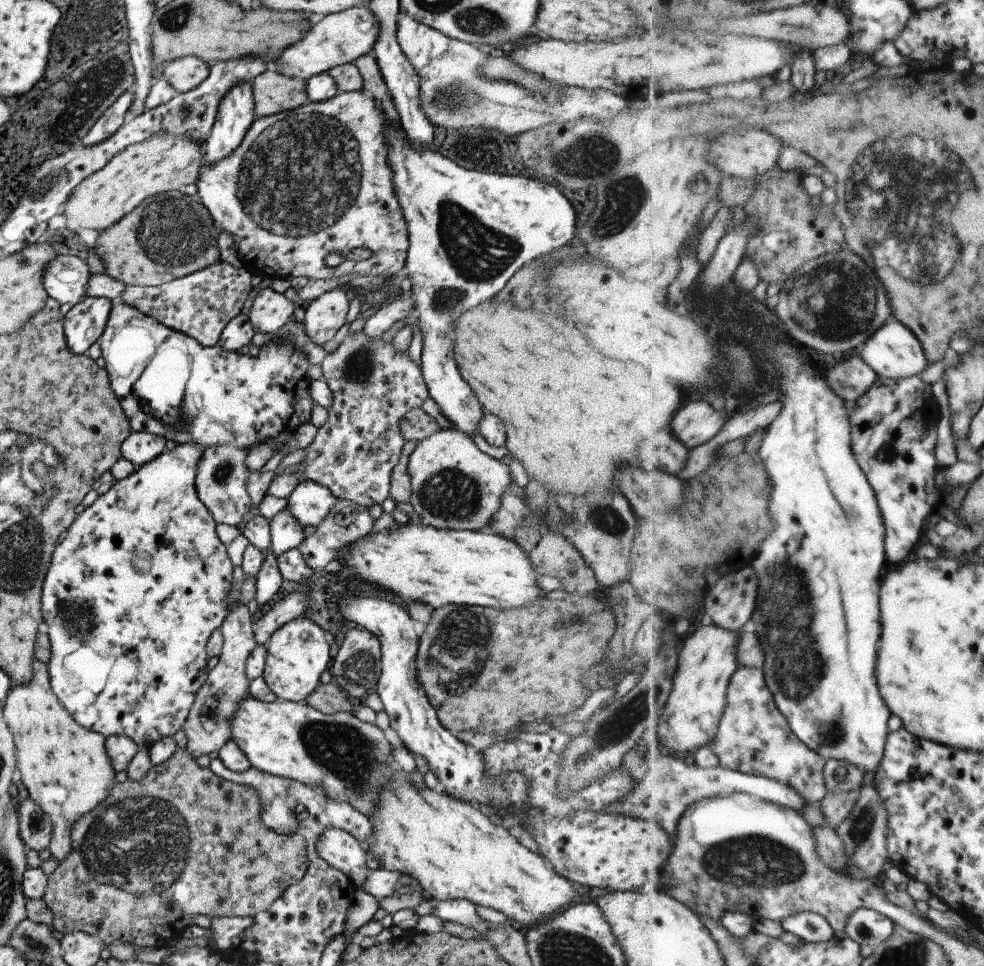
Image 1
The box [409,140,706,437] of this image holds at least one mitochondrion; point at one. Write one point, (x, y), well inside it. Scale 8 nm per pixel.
(479, 254)

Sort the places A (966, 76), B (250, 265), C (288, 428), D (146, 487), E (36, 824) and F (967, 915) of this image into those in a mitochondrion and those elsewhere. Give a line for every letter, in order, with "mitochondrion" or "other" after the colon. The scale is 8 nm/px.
A: other
B: other
C: other
D: other
E: mitochondrion
F: other

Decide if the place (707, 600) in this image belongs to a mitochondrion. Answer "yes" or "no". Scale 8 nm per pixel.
no

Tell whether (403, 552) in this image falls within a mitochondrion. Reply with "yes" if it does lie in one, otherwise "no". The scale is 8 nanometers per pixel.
no

